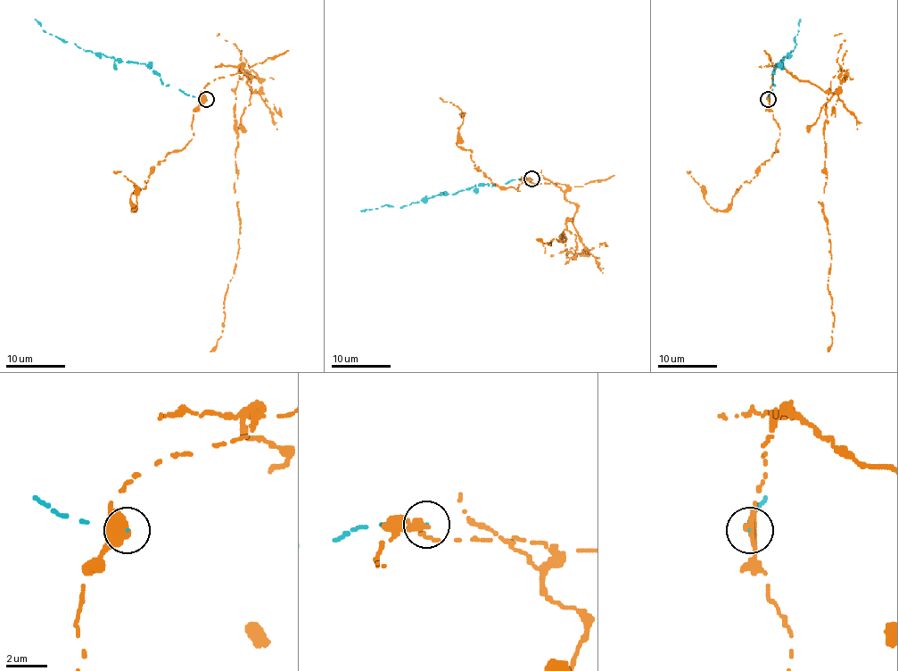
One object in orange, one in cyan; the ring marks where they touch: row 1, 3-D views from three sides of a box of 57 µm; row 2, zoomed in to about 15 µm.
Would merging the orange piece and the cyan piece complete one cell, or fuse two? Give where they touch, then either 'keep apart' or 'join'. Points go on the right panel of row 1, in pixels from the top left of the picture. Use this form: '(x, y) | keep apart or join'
(768, 99) | keep apart

